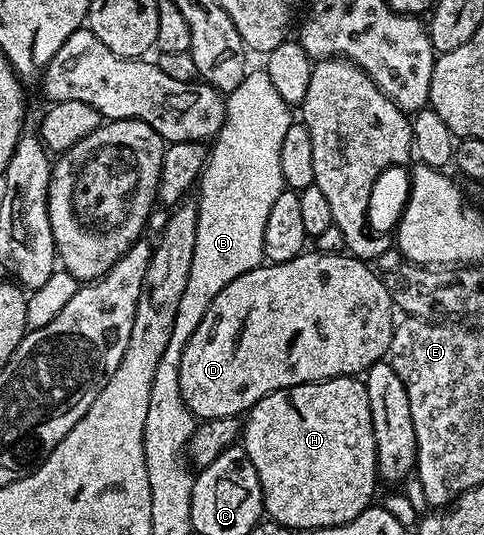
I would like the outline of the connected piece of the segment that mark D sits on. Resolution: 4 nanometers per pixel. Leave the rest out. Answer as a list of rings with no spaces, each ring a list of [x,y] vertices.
[[[303,253],[292,261],[283,263],[267,262],[263,266],[252,269],[248,273],[236,277],[236,281],[232,281],[224,289],[220,289],[216,301],[212,301],[212,305],[208,305],[208,313],[204,313],[200,325],[196,325],[196,333],[192,333],[192,337],[186,343],[184,357],[180,357],[178,366],[182,399],[186,402],[187,409],[199,420],[238,417],[249,412],[250,408],[256,406],[265,395],[271,395],[274,391],[285,387],[295,387],[301,383],[320,383],[323,379],[335,379],[341,375],[358,377],[366,372],[372,364],[383,362],[387,358],[396,326],[396,318],[394,319],[396,308],[383,276],[381,274],[378,276],[370,268],[373,266],[369,262],[356,259],[349,253],[341,255],[310,254]]]

